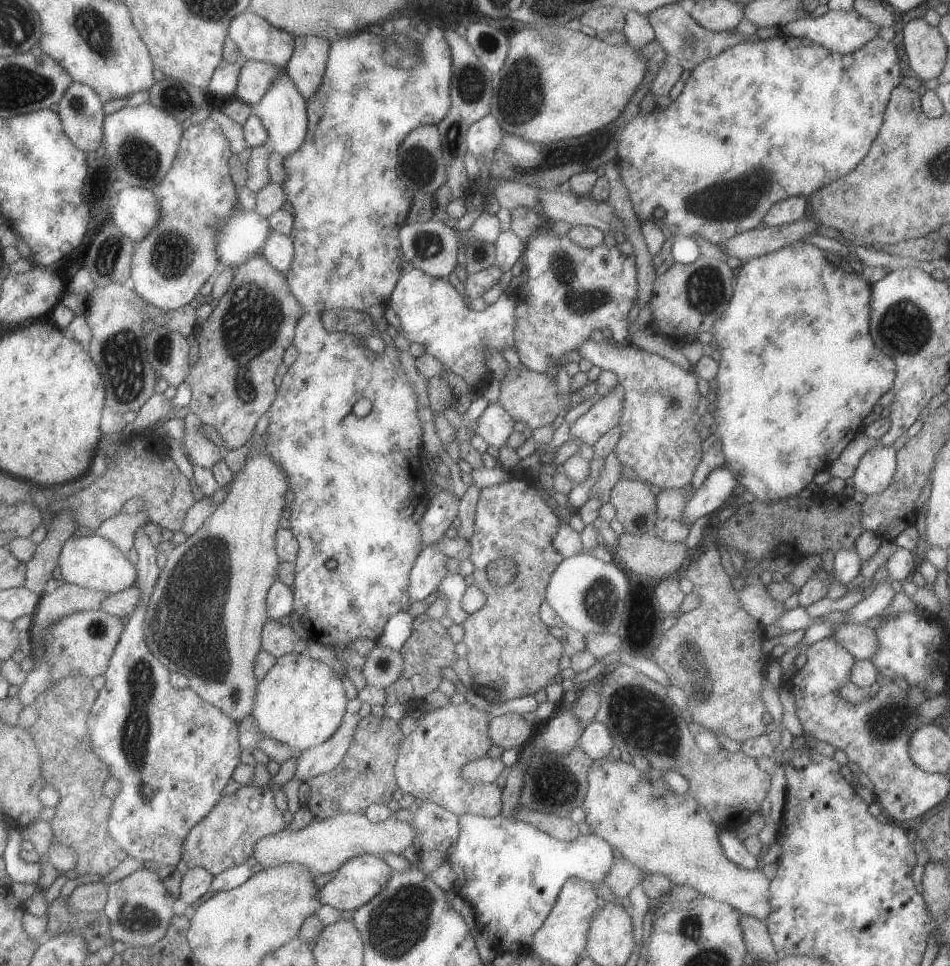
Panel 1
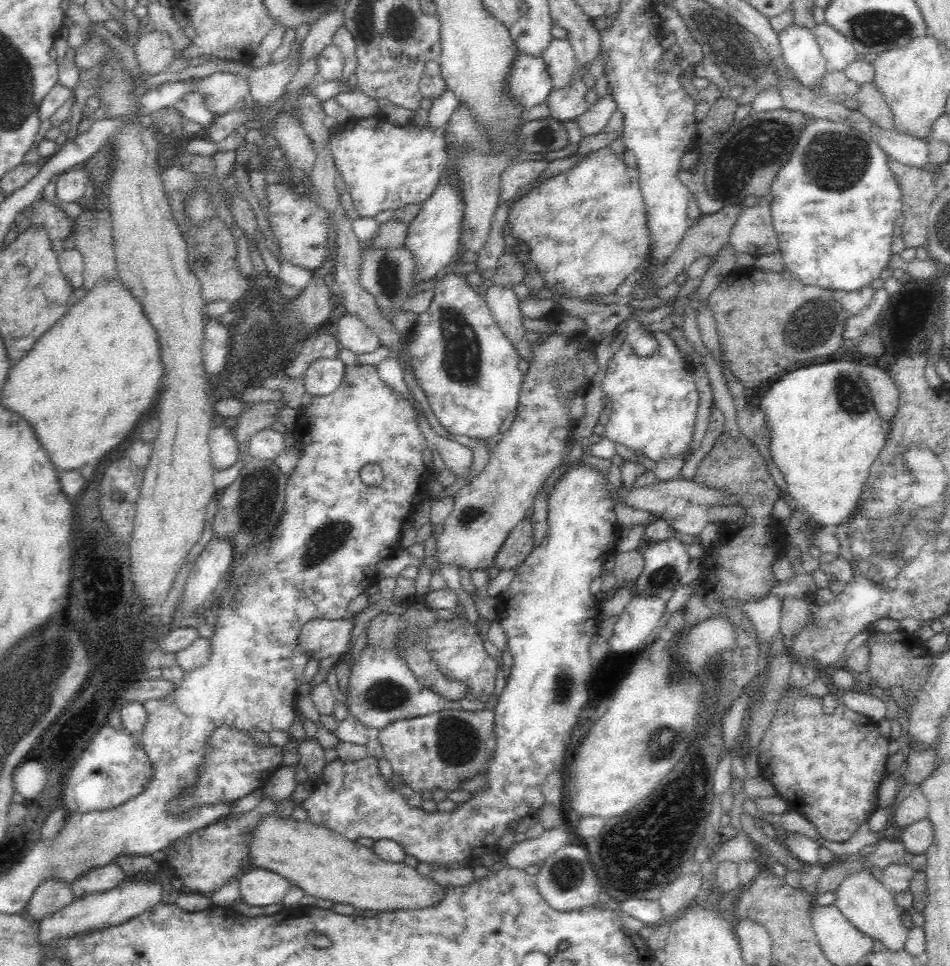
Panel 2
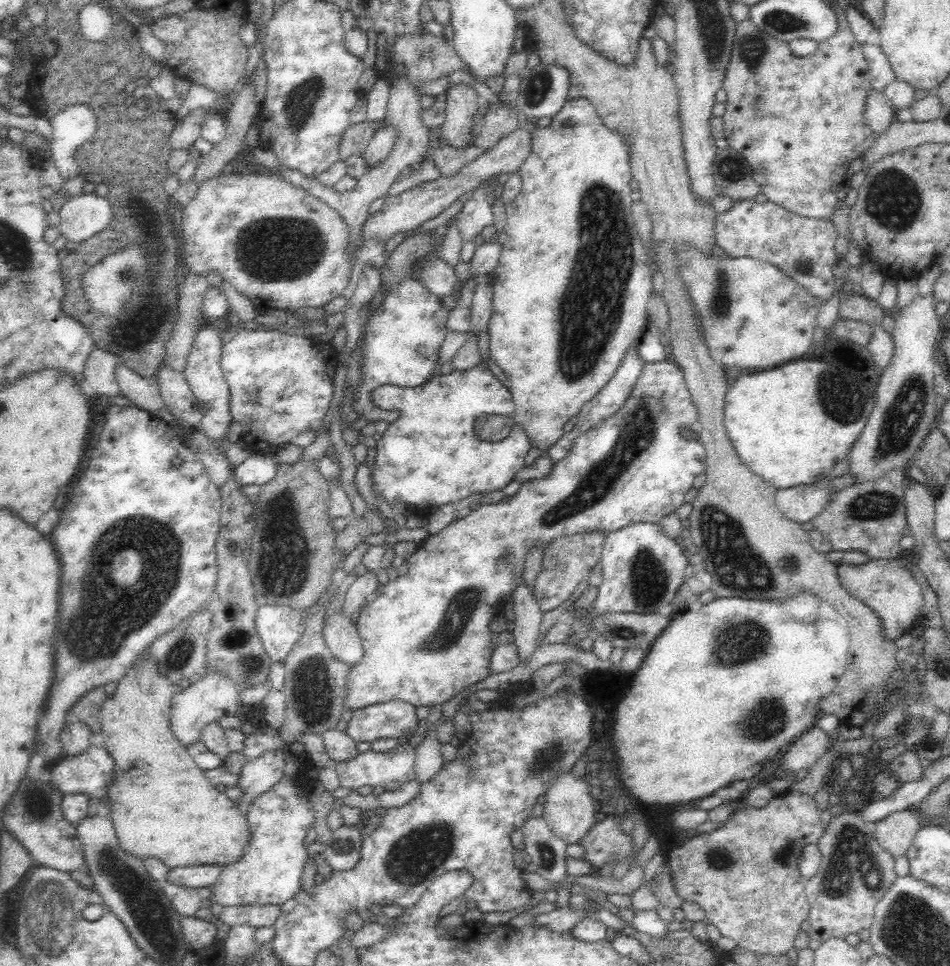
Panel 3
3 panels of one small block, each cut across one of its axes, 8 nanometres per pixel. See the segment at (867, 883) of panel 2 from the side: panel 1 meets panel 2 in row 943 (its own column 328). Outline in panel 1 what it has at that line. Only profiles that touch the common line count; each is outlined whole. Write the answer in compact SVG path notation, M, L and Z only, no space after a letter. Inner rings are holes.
M362 854L357 858L349 858L347 862L343 862L341 866L338 866L333 879L317 890L319 902L333 906L333 908L340 911L349 910L349 912L353 912L369 902L373 896L379 894L379 890L385 886L391 872L393 870L378 856Z

